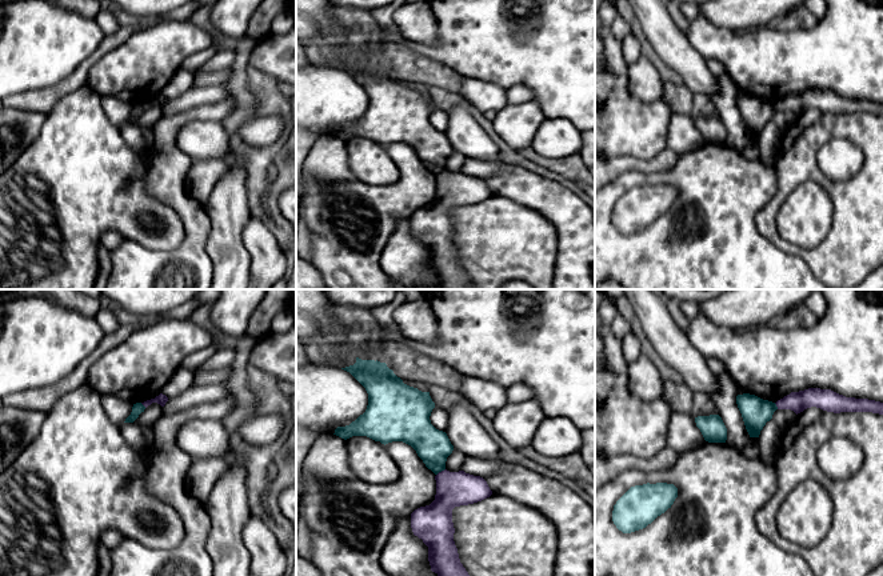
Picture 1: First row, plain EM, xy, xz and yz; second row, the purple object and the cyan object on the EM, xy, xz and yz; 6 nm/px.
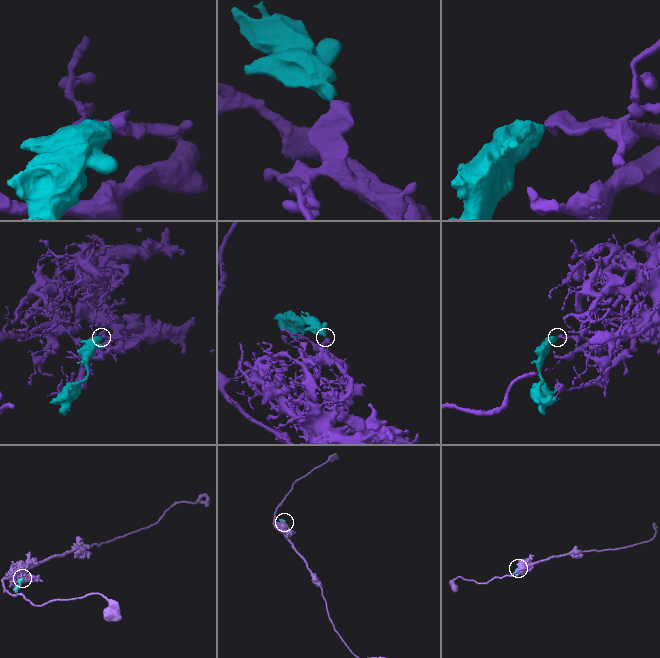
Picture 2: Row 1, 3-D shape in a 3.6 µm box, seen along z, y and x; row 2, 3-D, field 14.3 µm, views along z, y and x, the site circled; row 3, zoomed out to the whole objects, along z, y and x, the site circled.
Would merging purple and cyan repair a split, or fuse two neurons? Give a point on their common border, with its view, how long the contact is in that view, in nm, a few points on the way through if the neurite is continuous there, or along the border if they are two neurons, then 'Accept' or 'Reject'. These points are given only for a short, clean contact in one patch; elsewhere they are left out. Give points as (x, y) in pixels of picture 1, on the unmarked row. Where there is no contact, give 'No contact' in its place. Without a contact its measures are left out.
Touches purple at xz (442, 172). Shared border 70 nm. Boundary: xz (444, 170), (436, 176). Reject

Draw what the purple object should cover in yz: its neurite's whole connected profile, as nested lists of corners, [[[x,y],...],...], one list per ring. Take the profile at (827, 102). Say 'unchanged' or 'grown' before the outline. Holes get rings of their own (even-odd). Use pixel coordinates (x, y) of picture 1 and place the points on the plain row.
unchanged | [[[808,89],[799,93],[791,93],[776,104],[778,111],[791,111],[796,116],[807,109],[816,108],[827,113],[872,113],[883,116],[883,104],[846,99],[831,91]]]

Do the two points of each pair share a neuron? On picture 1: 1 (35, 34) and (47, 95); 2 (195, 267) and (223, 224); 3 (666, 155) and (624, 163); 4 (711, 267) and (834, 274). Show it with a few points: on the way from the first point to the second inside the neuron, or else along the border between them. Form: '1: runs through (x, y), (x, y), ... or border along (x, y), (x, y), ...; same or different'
1: border along (72, 71), (51, 86), (22, 91), (15, 95); different
2: border along (210, 220), (206, 252), (211, 260), (214, 275); different
3: runs through (655, 164), (635, 163); same
4: border along (787, 252), (796, 254), (814, 275); different

